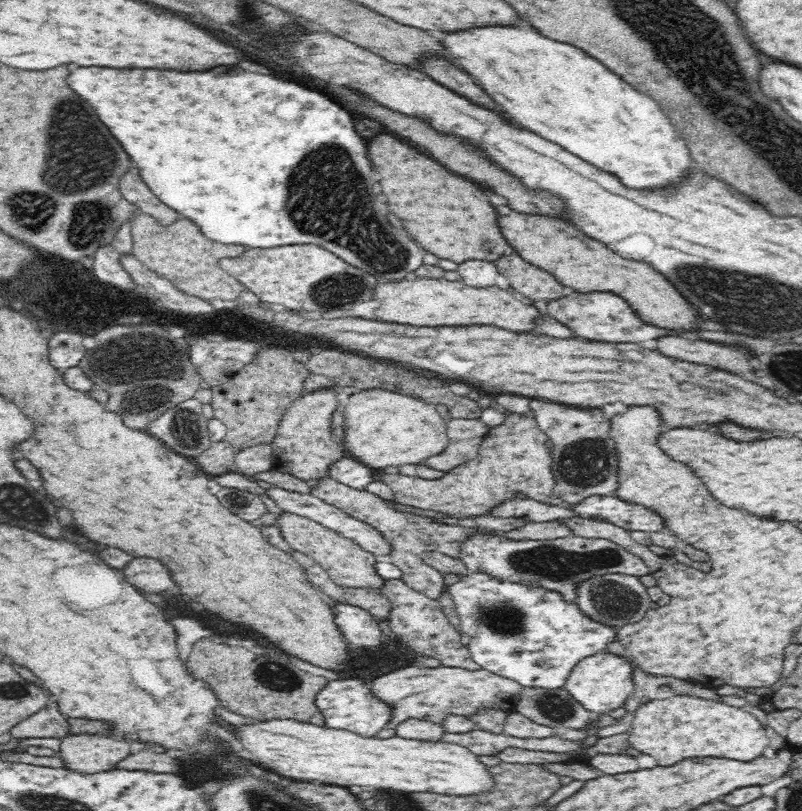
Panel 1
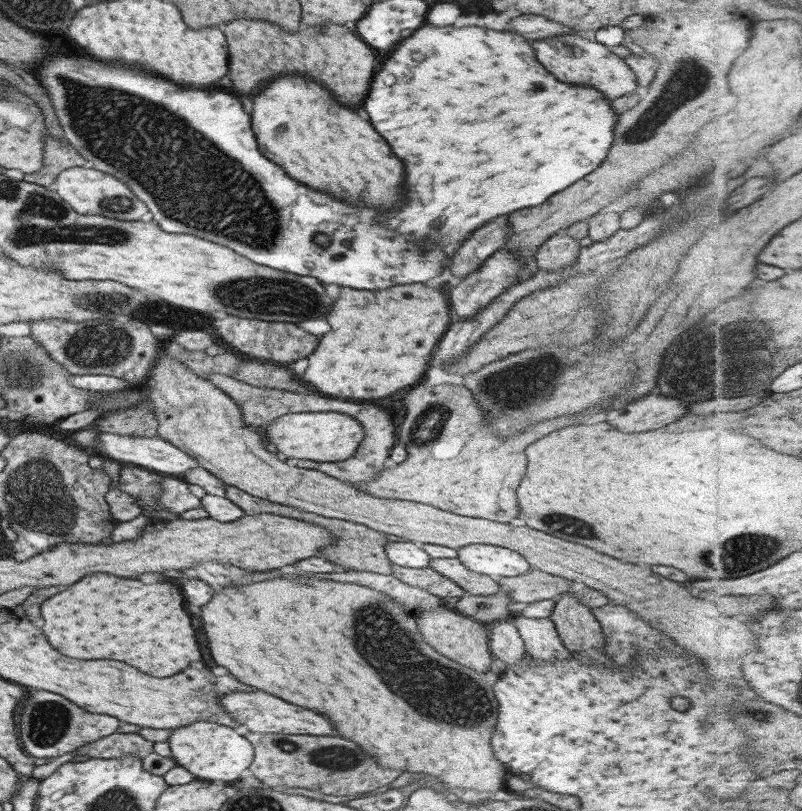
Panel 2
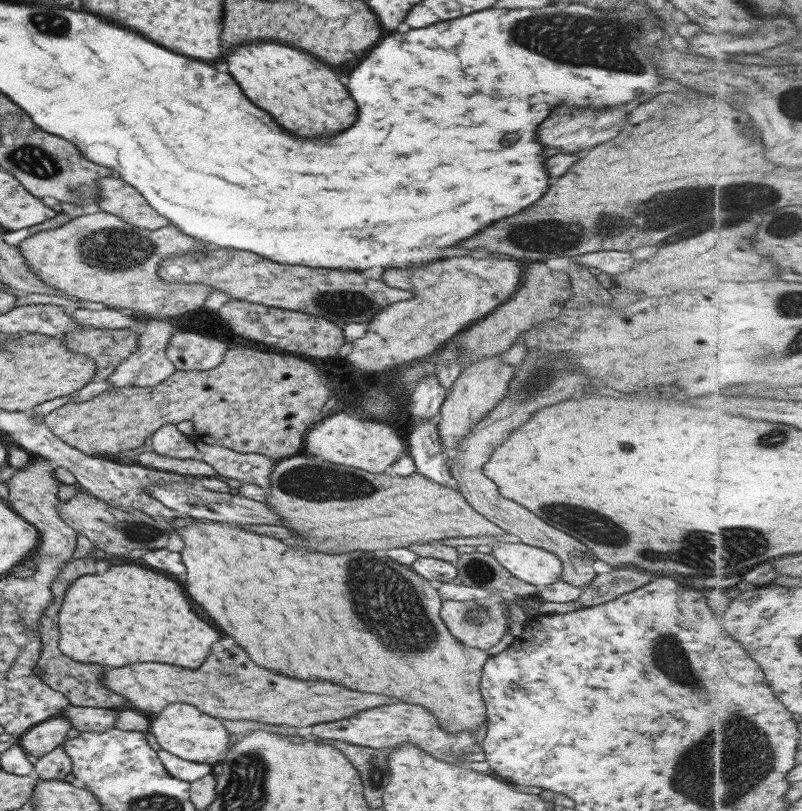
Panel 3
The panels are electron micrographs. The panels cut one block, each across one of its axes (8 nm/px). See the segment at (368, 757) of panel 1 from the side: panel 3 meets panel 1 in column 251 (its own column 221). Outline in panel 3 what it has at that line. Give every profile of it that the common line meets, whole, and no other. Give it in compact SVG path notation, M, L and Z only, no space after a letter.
M175 702L165 706L159 714L155 714L155 718L151 718L149 732L155 736L161 750L171 752L177 758L189 762L214 767L219 760L219 754L227 750L227 732L223 730L223 726L215 718L201 714L195 706L189 706L189 704Z

